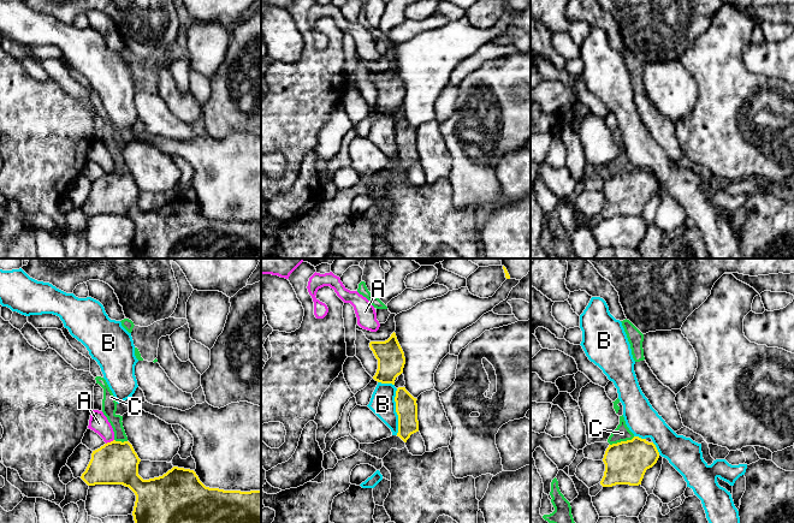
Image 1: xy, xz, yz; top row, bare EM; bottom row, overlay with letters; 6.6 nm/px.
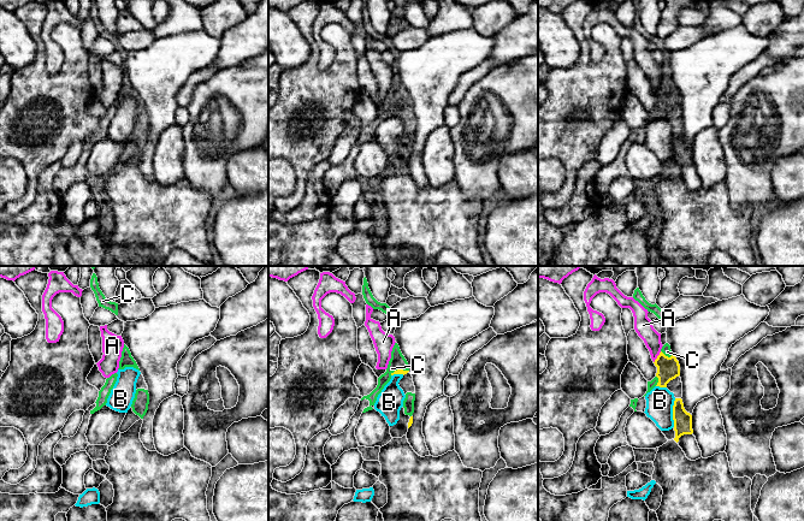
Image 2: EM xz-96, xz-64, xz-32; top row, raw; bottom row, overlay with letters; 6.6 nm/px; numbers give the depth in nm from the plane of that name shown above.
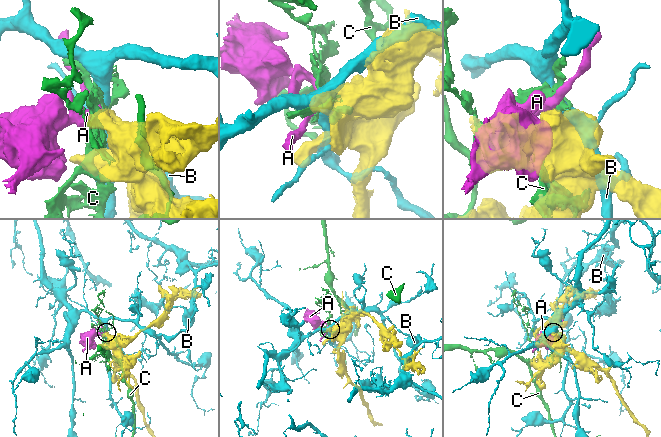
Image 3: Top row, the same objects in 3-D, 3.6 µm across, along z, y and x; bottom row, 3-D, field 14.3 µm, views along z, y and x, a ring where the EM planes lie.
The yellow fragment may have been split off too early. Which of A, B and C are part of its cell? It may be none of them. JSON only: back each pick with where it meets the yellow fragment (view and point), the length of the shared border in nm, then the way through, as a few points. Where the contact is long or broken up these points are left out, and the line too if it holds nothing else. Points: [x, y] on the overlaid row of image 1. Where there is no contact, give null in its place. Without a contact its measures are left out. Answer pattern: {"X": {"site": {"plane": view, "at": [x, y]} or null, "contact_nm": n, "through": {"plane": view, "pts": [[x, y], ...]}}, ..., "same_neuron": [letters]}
{"same_neuron": []}

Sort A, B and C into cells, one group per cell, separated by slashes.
A / B / C

